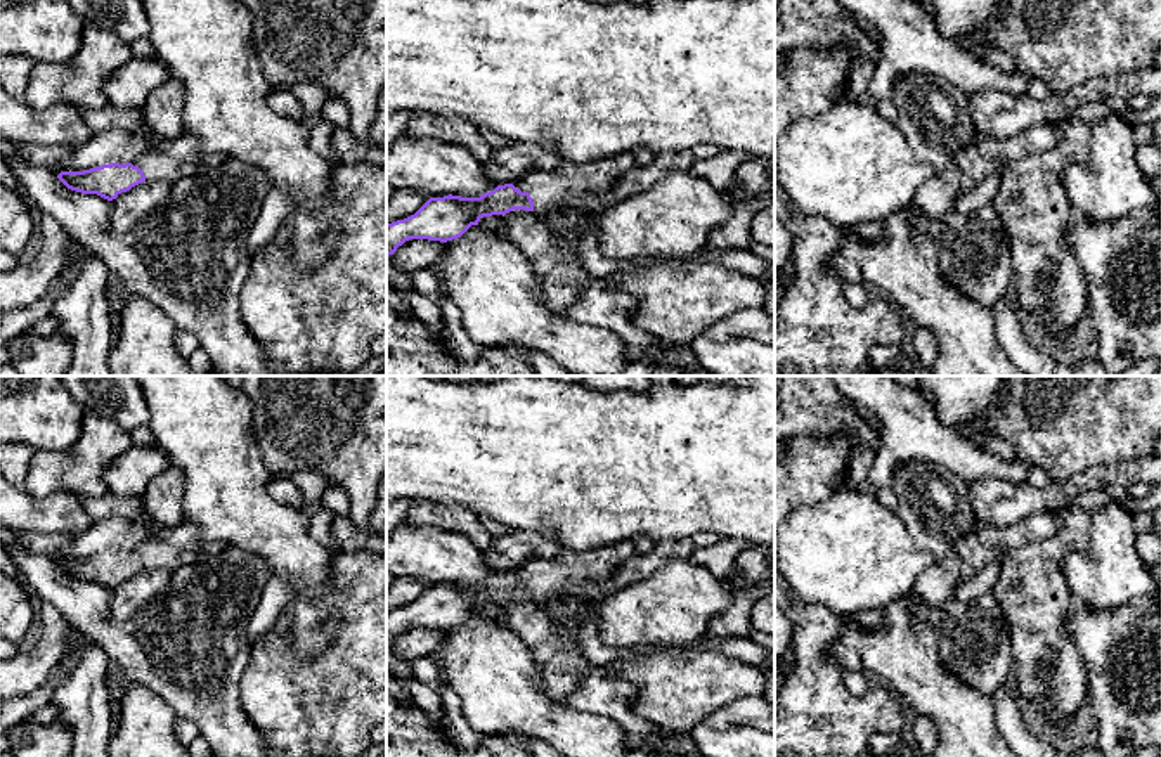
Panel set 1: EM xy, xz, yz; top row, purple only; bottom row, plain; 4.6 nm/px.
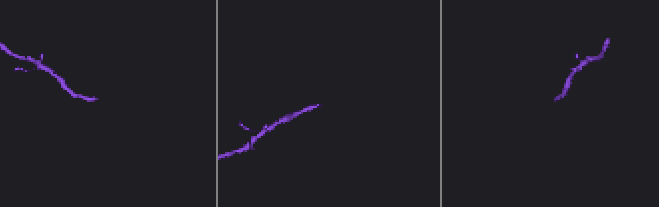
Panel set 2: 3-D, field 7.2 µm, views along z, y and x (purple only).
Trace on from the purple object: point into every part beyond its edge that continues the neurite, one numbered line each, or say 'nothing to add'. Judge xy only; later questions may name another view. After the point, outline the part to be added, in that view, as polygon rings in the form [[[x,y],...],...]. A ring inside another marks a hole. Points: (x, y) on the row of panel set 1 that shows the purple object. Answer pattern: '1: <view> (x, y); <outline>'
1: xy (170, 160); [[[184,130],[175,139],[156,139],[154,147],[132,165],[144,171],[146,182],[170,180],[175,184],[206,168],[199,159],[201,154],[198,139]]]

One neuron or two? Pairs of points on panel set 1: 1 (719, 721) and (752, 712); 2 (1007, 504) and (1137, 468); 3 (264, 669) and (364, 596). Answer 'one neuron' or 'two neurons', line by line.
1: one neuron
2: one neuron
3: one neuron

